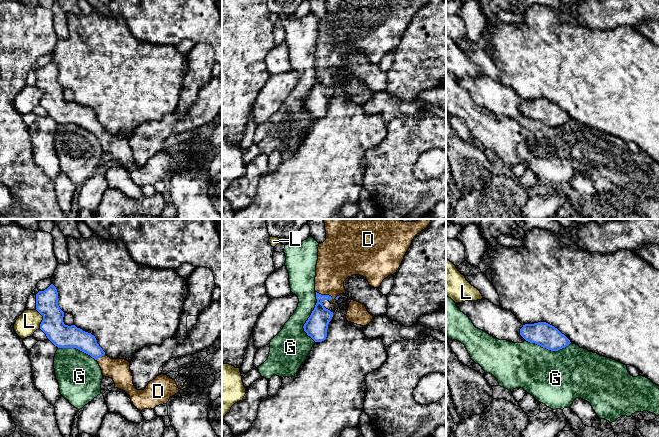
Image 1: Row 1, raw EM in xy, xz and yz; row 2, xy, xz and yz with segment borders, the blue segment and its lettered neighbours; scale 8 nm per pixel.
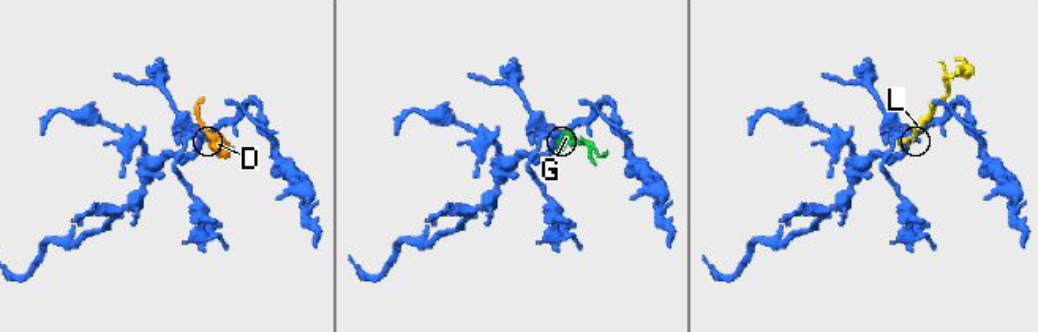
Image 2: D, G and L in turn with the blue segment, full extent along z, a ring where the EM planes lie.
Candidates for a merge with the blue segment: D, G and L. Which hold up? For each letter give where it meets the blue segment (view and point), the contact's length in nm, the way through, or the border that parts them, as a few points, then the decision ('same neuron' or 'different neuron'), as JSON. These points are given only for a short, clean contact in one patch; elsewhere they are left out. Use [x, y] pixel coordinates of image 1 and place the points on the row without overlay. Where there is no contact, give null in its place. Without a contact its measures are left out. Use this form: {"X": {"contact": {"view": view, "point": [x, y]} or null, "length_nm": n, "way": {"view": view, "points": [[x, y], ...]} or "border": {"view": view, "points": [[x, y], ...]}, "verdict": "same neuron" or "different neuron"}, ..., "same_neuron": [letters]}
{"D": {"contact": {"view": "xz", "point": [325, 71]}, "length_nm": 150, "verdict": "same neuron"}, "G": {"contact": {"view": "xz", "point": [309, 93]}, "length_nm": 400, "verdict": "different neuron"}, "L": {"contact": {"view": "xy", "point": [43, 94]}, "length_nm": 160, "verdict": "different neuron"}, "same_neuron": ["D"]}

